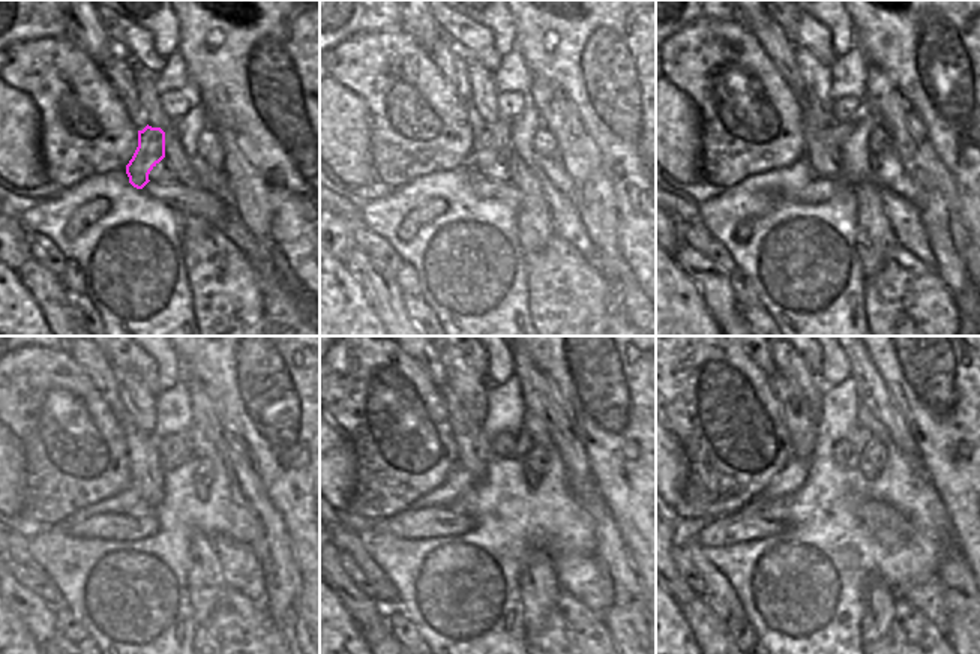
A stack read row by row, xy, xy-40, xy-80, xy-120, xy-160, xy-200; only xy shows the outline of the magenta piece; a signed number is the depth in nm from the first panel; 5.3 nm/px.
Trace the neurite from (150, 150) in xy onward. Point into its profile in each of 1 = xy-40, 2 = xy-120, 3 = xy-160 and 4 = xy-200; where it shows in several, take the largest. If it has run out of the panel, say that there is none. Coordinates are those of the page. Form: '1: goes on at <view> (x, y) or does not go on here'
1: goes on at xy-40 (491, 141)
2: goes on at xy-120 (167, 464)
3: goes on at xy-160 (524, 441)
4: goes on at xy-200 (860, 440)

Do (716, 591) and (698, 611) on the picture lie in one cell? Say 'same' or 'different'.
different

